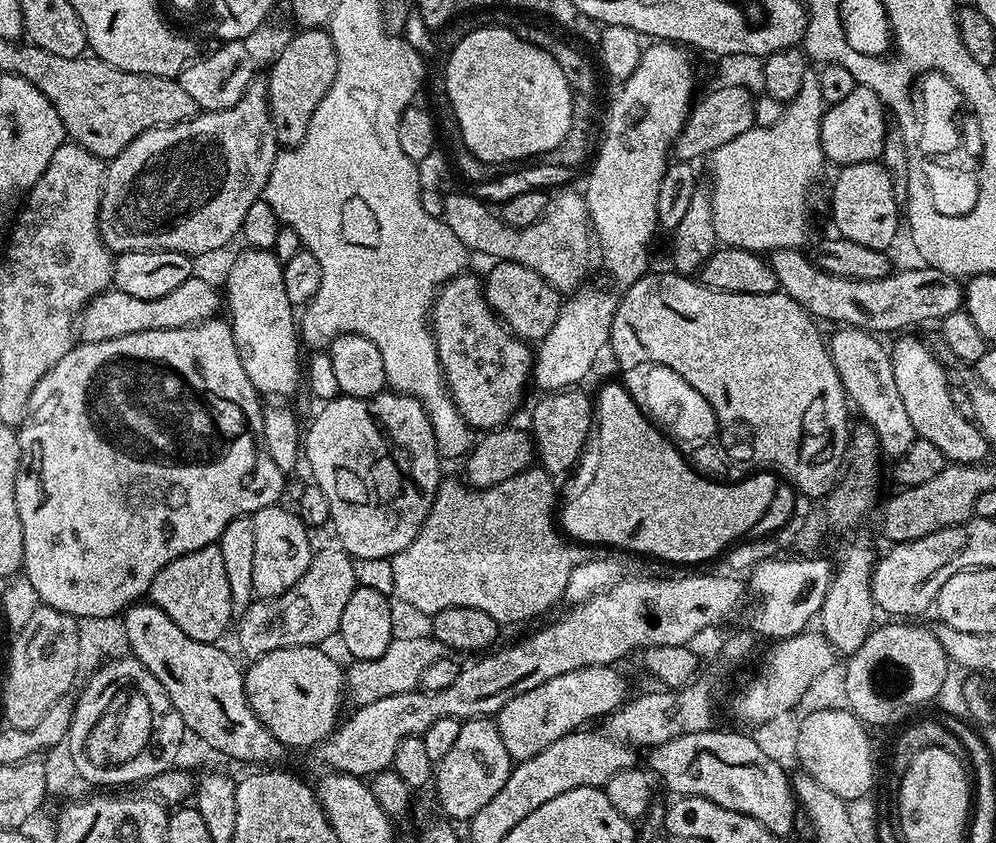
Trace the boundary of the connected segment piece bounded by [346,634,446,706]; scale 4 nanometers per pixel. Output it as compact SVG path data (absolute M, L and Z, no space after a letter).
M425 634L425 636L404 636L401 638L394 638L390 642L390 646L386 650L386 654L382 658L376 658L374 660L357 660L351 666L352 669L347 669L346 672L346 692L348 688L348 696L353 700L353 705L359 706L361 704L369 704L370 702L378 702L378 698L390 698L394 694L402 694L403 692L413 691L419 685L420 679L422 678L422 670L426 670L426 666L430 666L430 662L434 662L438 657L445 655L446 649L443 644L438 643L431 635Z

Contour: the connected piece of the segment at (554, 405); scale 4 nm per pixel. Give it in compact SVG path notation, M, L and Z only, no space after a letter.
M572 386L567 390L556 390L548 396L545 400L540 400L536 404L536 409L532 412L532 428L531 433L535 436L538 447L539 457L542 461L543 467L549 473L557 474L556 472L567 473L569 470L577 467L578 461L584 455L584 449L594 432L594 400L593 397L588 397L586 393L579 392L581 389Z

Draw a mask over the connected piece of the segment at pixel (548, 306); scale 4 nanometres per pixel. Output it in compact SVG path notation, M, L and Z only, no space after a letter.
M496 262L486 276L485 295L497 315L502 317L513 332L530 342L539 342L560 318L562 296L553 284L521 264Z

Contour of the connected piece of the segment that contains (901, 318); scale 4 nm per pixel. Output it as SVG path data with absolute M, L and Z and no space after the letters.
M775 248L767 253L768 265L774 270L774 278L780 283L779 291L785 292L798 306L802 306L817 321L837 320L840 326L863 328L866 332L881 334L880 332L896 332L908 330L911 324L924 324L927 320L938 322L946 318L946 314L954 314L961 311L964 302L965 285L959 279L946 274L937 268L925 267L922 269L903 269L893 271L884 278L873 280L854 280L850 277L834 276L824 271L822 267L811 264L803 256L800 248Z

